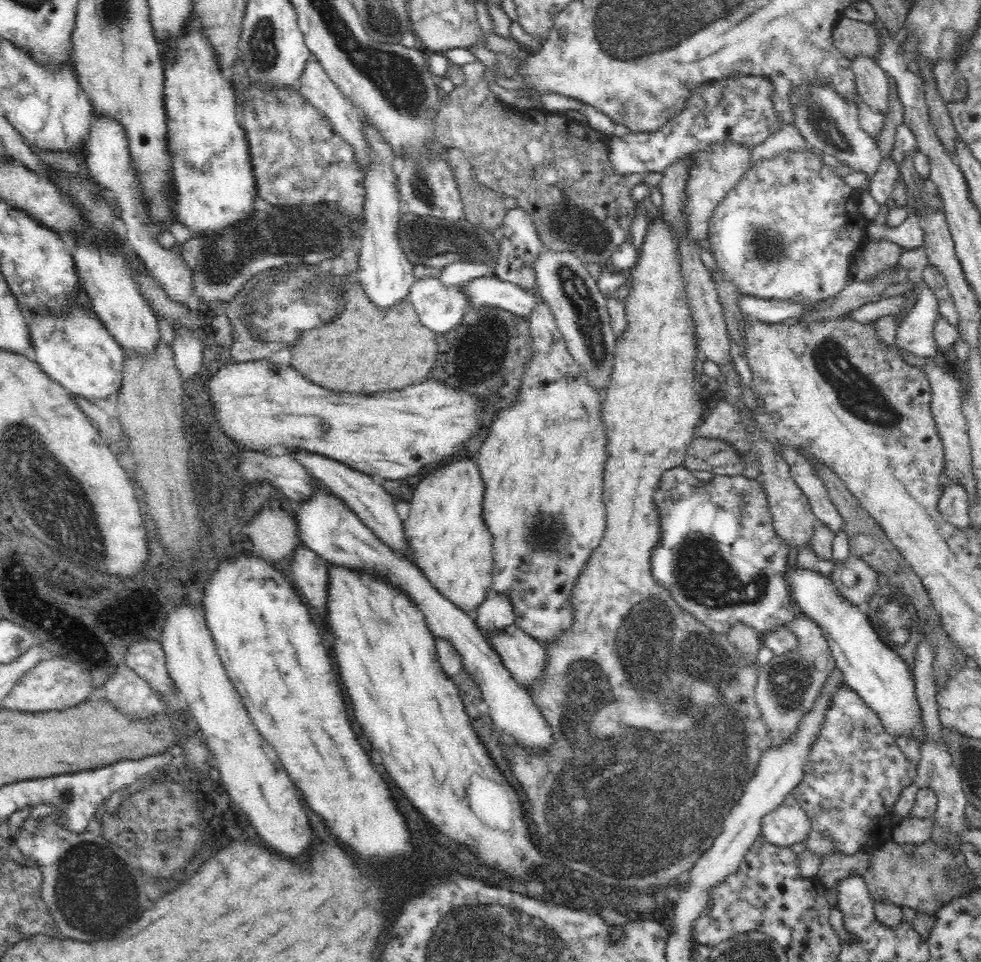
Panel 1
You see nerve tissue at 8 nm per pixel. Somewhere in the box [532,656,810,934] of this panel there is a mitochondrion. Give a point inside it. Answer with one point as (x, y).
(629, 899)

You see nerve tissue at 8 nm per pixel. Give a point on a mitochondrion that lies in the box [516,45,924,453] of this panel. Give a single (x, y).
(859, 394)

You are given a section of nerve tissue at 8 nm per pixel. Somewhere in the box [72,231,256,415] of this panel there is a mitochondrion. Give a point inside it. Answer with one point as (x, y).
(222, 259)

